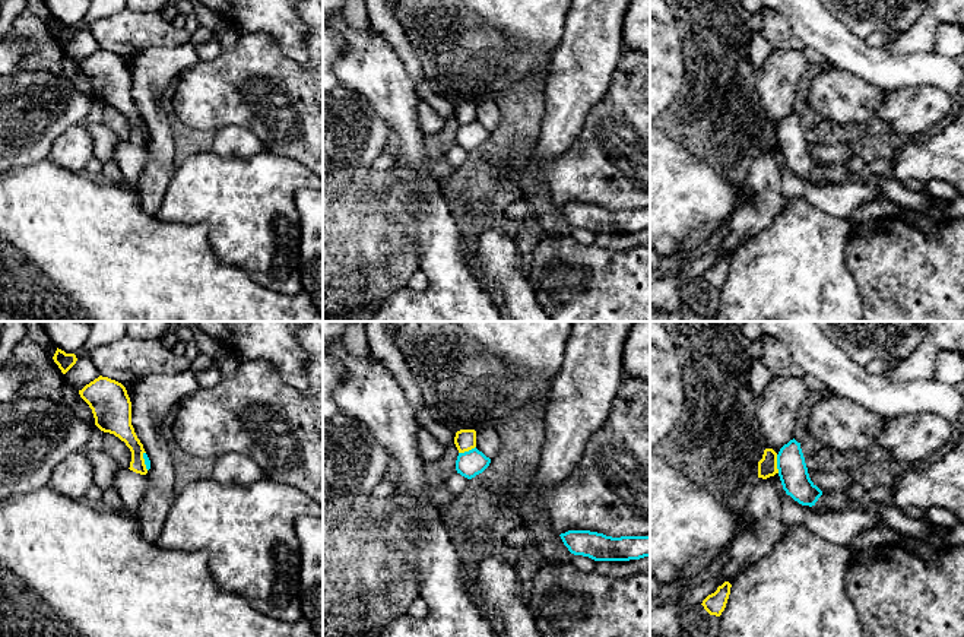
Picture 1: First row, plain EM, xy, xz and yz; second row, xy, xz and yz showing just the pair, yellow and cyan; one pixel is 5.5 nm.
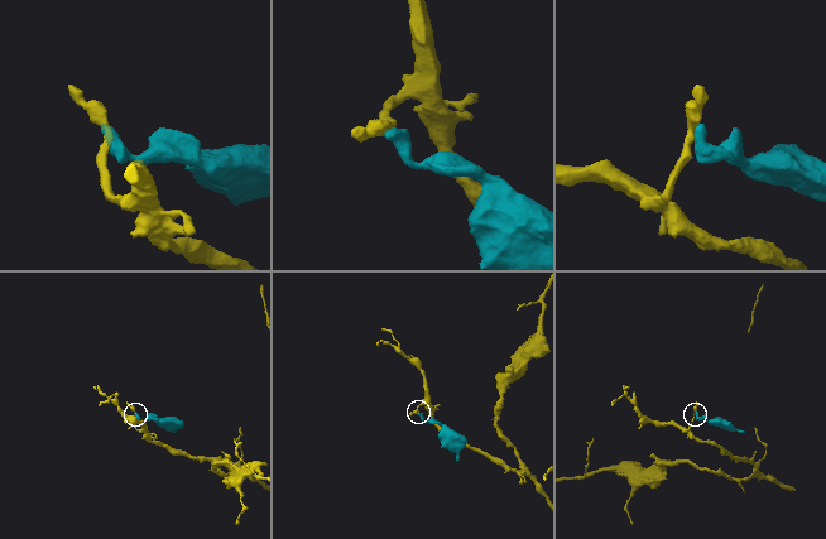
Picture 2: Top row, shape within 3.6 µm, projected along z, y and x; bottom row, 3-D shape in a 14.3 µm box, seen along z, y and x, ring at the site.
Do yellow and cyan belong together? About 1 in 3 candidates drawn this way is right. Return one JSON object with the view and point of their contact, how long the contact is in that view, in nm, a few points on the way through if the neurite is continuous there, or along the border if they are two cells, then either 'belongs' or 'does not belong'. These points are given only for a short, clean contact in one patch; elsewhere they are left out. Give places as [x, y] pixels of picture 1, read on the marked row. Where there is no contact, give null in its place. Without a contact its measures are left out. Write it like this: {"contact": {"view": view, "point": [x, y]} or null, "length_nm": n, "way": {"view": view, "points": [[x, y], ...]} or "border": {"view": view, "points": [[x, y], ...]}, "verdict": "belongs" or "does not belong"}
{"contact": {"view": "yz", "point": [776, 463]}, "length_nm": 110, "border": {"view": "yz", "points": [[776, 455], [779, 472]]}, "verdict": "does not belong"}

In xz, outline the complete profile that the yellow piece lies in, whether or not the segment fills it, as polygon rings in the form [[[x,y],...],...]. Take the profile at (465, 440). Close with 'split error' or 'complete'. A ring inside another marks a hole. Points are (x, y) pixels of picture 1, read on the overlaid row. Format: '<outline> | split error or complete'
[[[460,430],[456,432],[454,444],[459,453],[469,451],[476,447],[476,431],[475,430]]] | complete

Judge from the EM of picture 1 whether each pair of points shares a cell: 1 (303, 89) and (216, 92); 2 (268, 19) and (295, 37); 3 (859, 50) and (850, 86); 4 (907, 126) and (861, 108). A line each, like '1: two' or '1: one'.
1: one
2: one
3: two
4: two

